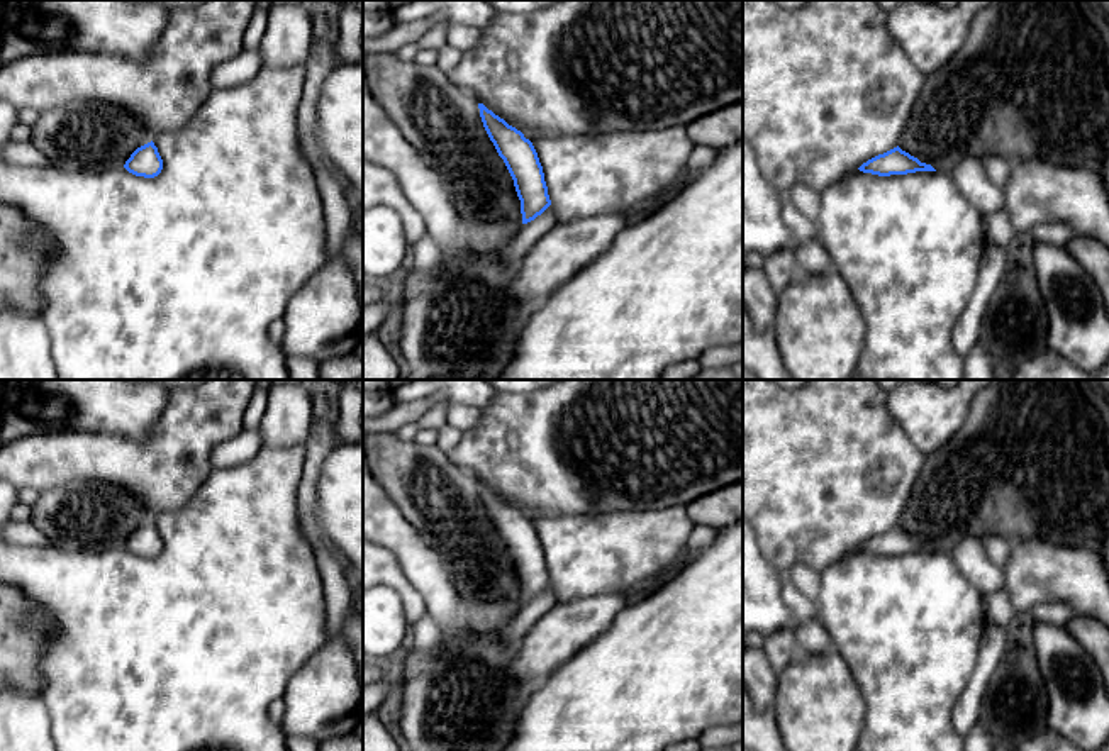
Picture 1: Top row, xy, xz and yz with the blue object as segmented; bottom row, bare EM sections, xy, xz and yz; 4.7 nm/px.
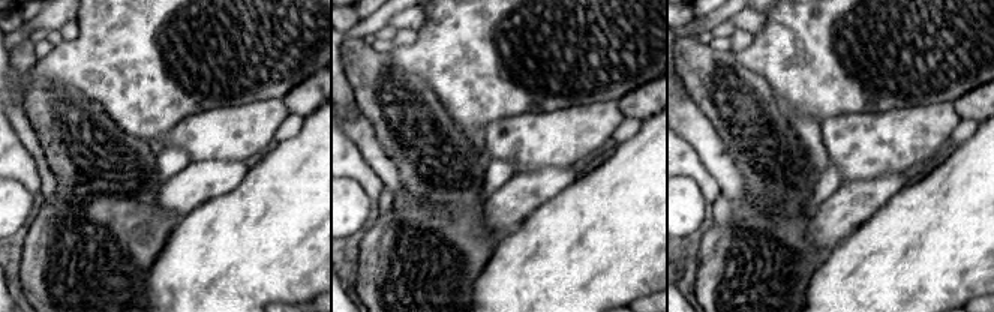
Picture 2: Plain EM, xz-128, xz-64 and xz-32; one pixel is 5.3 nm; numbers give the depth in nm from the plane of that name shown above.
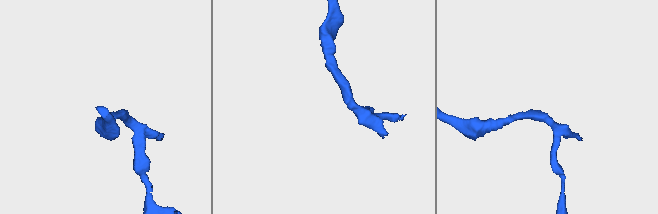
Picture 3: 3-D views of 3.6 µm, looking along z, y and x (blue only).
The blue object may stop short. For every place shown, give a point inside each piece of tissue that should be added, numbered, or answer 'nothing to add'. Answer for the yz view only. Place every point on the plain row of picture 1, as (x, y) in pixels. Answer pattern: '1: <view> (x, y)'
1: yz (1031, 460)

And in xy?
1: xy (85, 514)

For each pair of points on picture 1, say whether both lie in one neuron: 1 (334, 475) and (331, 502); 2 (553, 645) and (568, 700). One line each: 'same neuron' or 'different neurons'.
1: same neuron
2: different neurons

